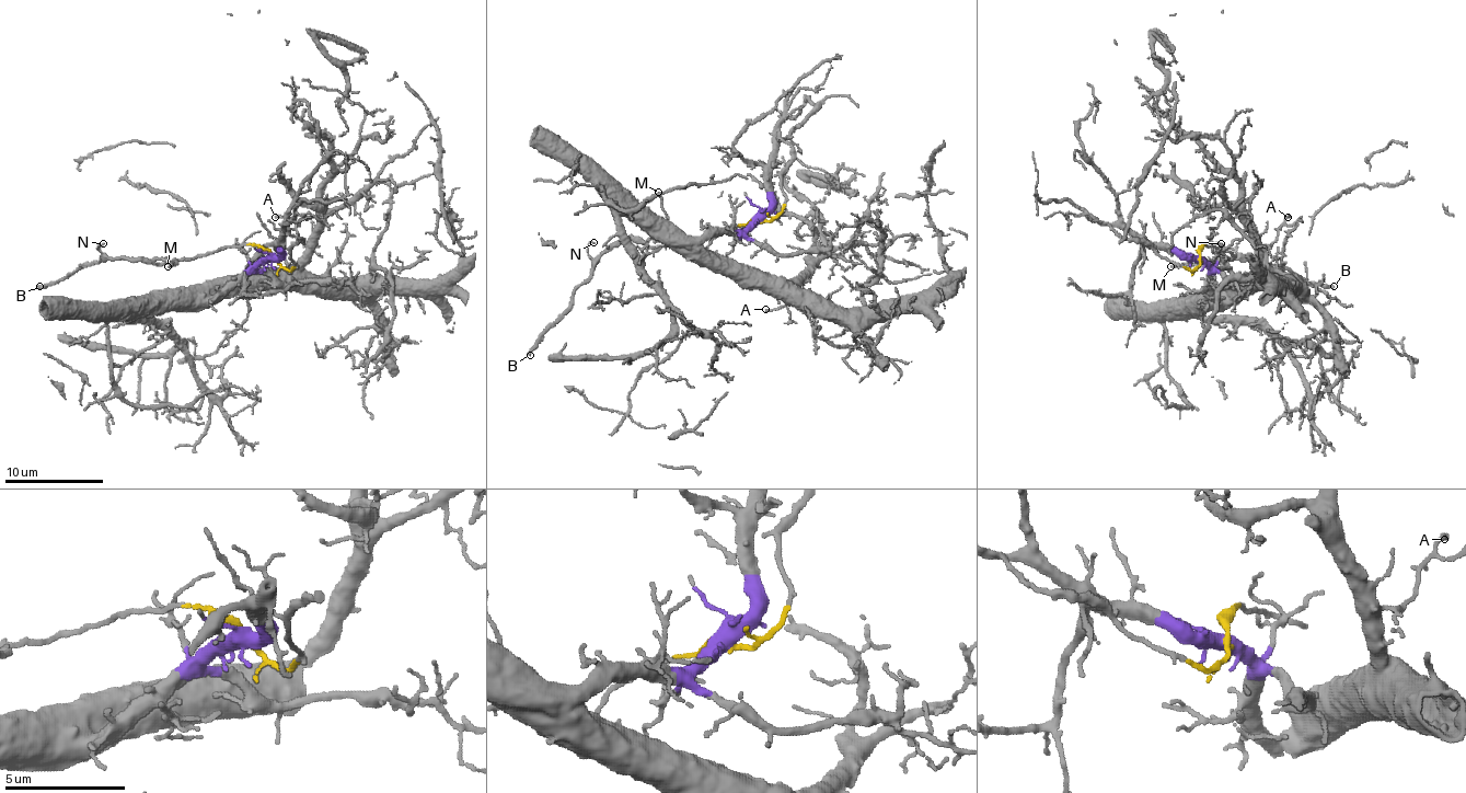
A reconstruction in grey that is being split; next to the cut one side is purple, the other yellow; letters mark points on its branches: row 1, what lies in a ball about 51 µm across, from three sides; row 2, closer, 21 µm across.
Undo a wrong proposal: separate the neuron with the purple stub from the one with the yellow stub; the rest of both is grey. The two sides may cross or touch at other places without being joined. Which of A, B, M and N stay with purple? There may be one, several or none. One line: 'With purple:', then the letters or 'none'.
With purple: A

